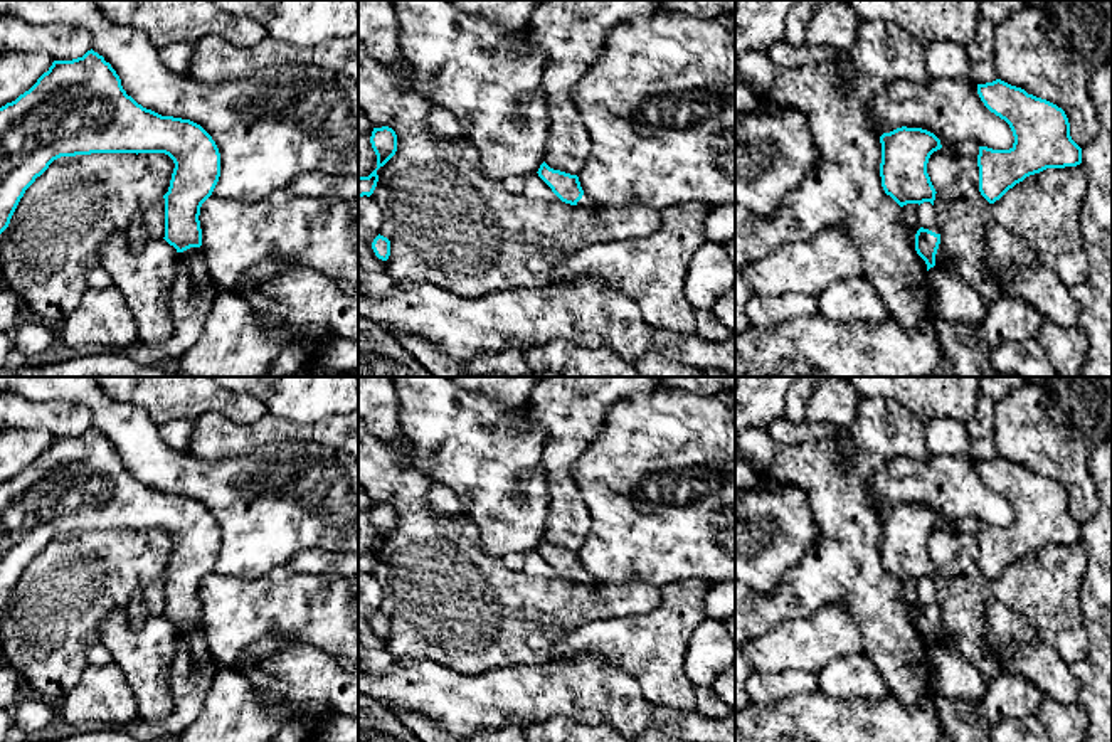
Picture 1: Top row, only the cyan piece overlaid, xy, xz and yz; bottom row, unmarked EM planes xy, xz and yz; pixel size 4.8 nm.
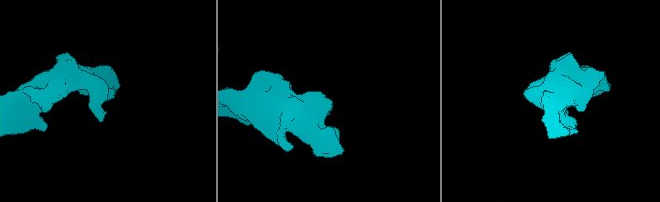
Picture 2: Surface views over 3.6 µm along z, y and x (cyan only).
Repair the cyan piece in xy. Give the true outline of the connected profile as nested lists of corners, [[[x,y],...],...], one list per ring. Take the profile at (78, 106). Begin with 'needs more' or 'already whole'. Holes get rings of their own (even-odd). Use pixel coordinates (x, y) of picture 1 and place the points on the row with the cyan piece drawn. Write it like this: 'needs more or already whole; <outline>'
already whole; [[[87,50],[72,61],[54,61],[37,82],[15,101],[0,108],[0,234],[25,190],[49,165],[61,156],[91,153],[165,153],[173,163],[173,173],[165,199],[165,241],[183,252],[202,246],[200,207],[212,195],[220,177],[220,153],[212,136],[190,119],[162,116],[138,104],[121,86],[121,79],[103,56]]]

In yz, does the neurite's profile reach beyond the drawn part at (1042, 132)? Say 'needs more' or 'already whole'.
already whole

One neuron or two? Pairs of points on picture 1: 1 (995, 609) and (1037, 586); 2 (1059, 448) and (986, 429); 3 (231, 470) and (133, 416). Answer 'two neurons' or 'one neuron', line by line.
1: two neurons
2: two neurons
3: one neuron

